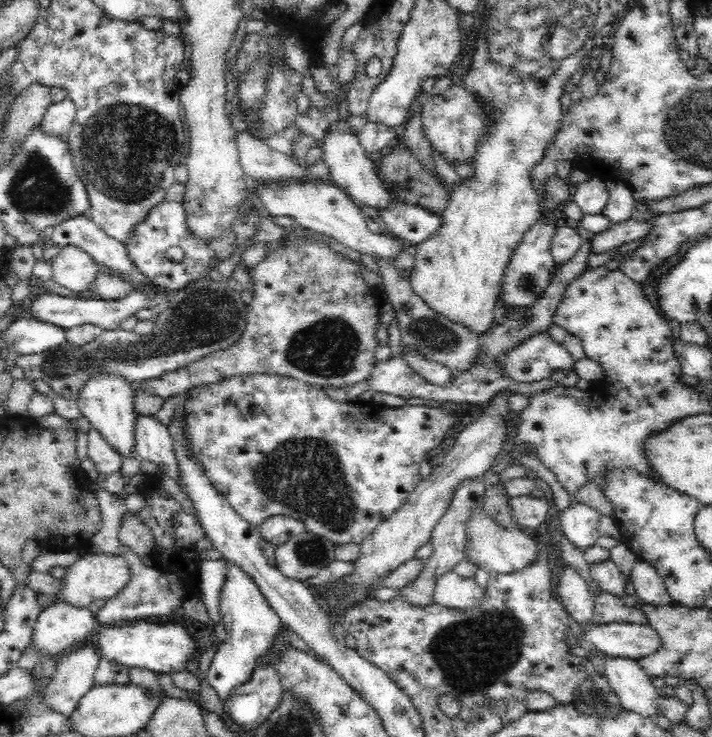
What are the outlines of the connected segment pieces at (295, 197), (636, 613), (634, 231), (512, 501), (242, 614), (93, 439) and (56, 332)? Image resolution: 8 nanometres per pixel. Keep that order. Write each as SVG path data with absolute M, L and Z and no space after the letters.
M310 179L289 184L259 184L256 192L270 217L294 218L297 226L304 226L304 228L320 232L324 236L332 236L340 244L344 244L352 250L358 250L362 254L368 254L374 260L382 258L388 259L390 262L400 254L400 251L404 250L404 241L392 236L387 231L381 234L372 234L366 227L367 219L361 213L360 205L340 187L329 181Z
M602 591L594 599L595 605L592 624L612 624L626 622L630 624L649 625L646 615L636 606L626 605L623 599L609 592Z
M630 218L613 223L608 230L592 237L592 252L594 254L608 252L617 246L632 242L632 240L644 238L646 234L653 231L653 222L654 219L651 222L644 222Z
M512 496L509 498L510 516L519 528L537 528L548 516L549 504L534 496Z
M227 563L226 582L220 595L220 615L225 624L224 642L220 645L209 666L206 681L216 691L223 703L226 696L245 684L258 664L258 658L269 653L274 634L282 624L280 617L271 609L256 583L240 567Z
M94 427L88 432L88 457L96 465L99 474L114 475L122 470L122 455Z
M25 314L12 321L1 337L6 348L12 346L19 357L38 354L62 344L64 329Z

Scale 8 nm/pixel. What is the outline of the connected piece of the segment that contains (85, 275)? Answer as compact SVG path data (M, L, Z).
M66 244L51 263L53 281L83 295L89 292L98 272L92 256L75 244Z

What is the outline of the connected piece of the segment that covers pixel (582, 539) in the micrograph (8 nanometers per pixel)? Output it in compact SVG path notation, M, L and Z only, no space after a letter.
M571 504L560 516L562 534L572 542L580 552L588 550L597 544L601 537L598 531L598 521L601 517L595 508L586 504Z

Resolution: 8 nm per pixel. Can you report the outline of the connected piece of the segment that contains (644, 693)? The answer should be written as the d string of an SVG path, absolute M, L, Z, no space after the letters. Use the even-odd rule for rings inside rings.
M604 657L605 671L609 686L614 690L620 706L627 711L638 713L656 720L661 714L659 693L636 659Z

